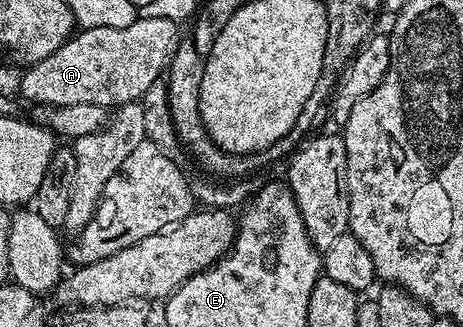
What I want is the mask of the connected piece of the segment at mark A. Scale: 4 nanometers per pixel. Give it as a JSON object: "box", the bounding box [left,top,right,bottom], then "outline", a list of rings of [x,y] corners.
{"box":[20,17,182,108],"outline":[[[137,17],[134,24],[128,25],[126,28],[90,28],[89,30],[80,30],[73,33],[66,44],[62,44],[62,48],[58,48],[58,52],[50,52],[50,56],[46,56],[46,60],[38,60],[33,66],[27,67],[23,71],[24,75],[20,78],[20,94],[28,102],[41,102],[41,107],[51,108],[53,106],[69,106],[70,104],[98,104],[105,108],[119,108],[128,102],[135,102],[140,99],[146,92],[146,88],[150,88],[150,84],[161,81],[162,75],[167,71],[170,60],[174,56],[174,52],[178,48],[178,44],[182,40],[180,34],[181,27],[177,23],[166,20],[165,18],[145,18]]]}

